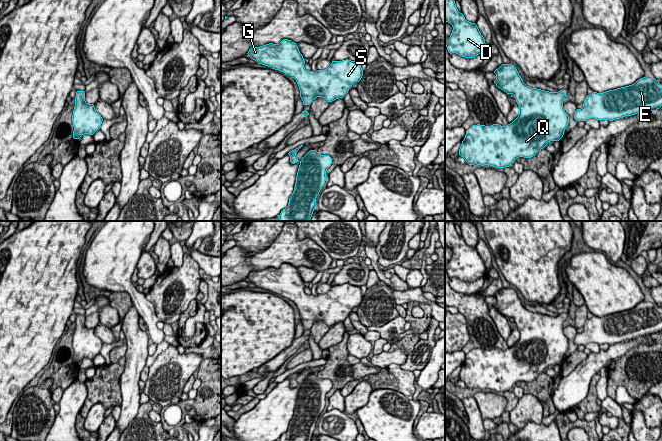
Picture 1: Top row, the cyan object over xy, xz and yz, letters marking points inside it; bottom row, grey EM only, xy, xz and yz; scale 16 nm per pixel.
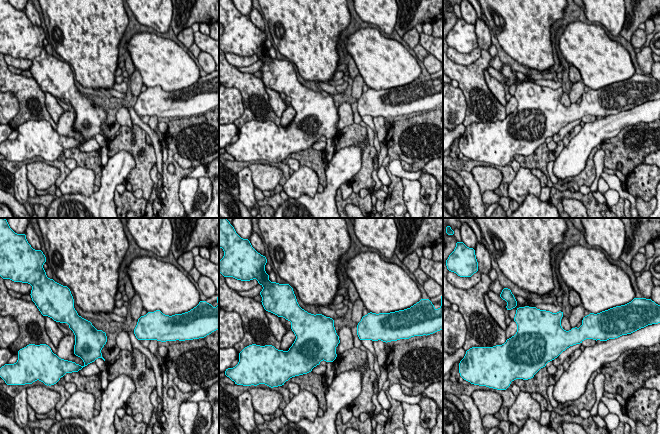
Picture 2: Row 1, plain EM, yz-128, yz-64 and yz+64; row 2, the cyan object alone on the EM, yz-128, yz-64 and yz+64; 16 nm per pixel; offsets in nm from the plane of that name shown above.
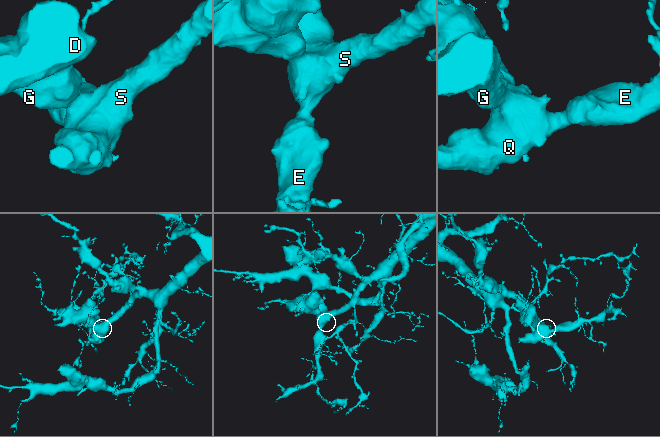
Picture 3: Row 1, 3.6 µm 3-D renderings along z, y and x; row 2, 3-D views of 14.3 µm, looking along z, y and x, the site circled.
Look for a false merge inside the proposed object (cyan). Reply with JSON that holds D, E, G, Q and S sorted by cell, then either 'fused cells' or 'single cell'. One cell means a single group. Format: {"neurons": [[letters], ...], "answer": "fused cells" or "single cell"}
{"neurons": [["D", "E", "G", "Q", "S"]], "answer": "single cell"}

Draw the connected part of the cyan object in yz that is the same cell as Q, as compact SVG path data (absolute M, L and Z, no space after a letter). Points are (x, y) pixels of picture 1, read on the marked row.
M502 64L493 71L497 79L493 81L498 88L507 94L514 94L519 106L519 116L510 124L501 126L472 125L466 130L466 135L459 149L459 156L469 165L490 165L496 168L509 167L519 157L531 158L545 148L549 141L559 141L569 123L569 116L564 111L563 99L567 93L563 89L549 92L527 86L516 67L512 64Z

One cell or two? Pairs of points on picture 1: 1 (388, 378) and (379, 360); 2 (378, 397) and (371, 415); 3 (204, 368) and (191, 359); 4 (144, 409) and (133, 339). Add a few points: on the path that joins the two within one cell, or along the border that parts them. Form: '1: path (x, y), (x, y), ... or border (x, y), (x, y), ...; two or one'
1: border (386, 367), (382, 369); two
2: path (378, 401), (378, 408), (375, 411); one
3: border (204, 359), (198, 367); two
4: border (140, 404), (136, 416), (128, 424); two

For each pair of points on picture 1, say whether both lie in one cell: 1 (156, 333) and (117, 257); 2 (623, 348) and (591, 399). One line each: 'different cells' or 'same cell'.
1: same cell
2: different cells

